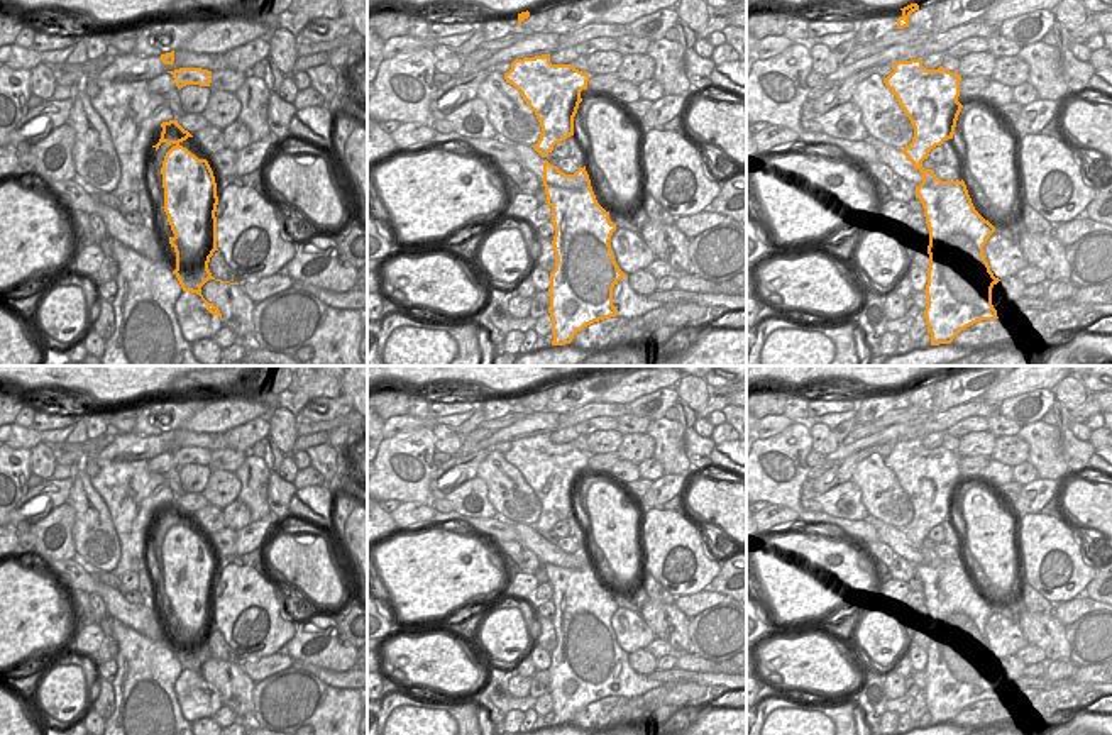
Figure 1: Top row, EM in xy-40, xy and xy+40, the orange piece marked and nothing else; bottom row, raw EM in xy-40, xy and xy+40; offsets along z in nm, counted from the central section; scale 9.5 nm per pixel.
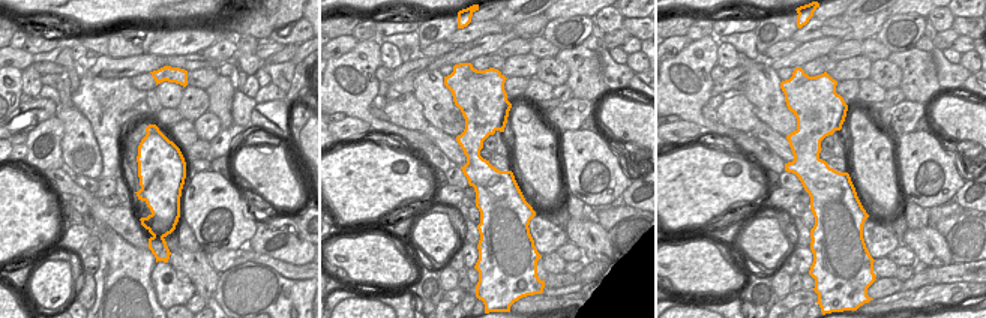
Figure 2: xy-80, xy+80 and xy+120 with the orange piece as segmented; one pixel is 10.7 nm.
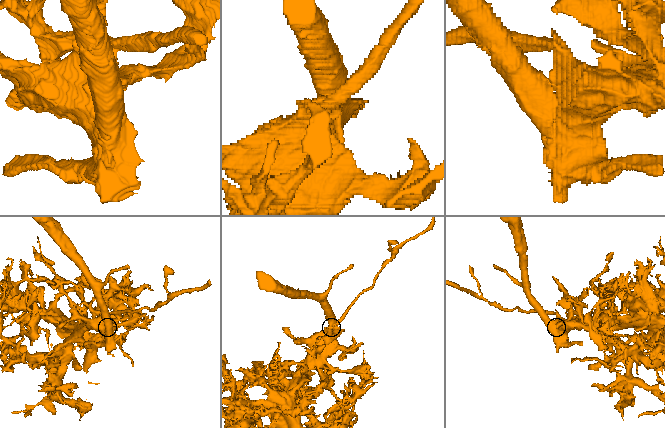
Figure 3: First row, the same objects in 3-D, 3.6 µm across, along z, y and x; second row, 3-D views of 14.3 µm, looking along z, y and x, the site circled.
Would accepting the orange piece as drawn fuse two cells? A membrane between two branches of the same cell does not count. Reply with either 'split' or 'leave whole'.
split

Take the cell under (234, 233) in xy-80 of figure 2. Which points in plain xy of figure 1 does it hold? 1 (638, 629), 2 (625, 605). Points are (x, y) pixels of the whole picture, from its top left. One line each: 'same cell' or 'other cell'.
1: same cell
2: same cell

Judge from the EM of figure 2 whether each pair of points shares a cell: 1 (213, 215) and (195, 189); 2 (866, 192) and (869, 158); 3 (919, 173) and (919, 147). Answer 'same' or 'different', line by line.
1: same
2: same
3: same

